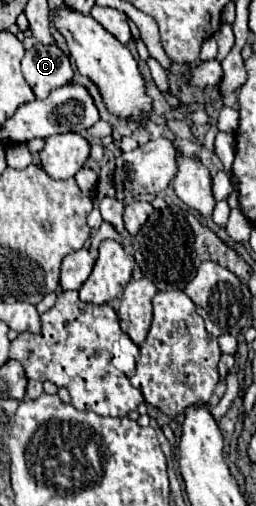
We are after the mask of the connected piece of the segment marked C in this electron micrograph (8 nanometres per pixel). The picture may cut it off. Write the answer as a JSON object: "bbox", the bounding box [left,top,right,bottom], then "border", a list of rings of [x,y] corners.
{"bbox":[22,42,72,98],"border":[[[36,42],[22,60],[22,72],[36,98],[46,98],[54,88],[72,80],[72,66],[68,56],[58,46],[44,46]]]}

